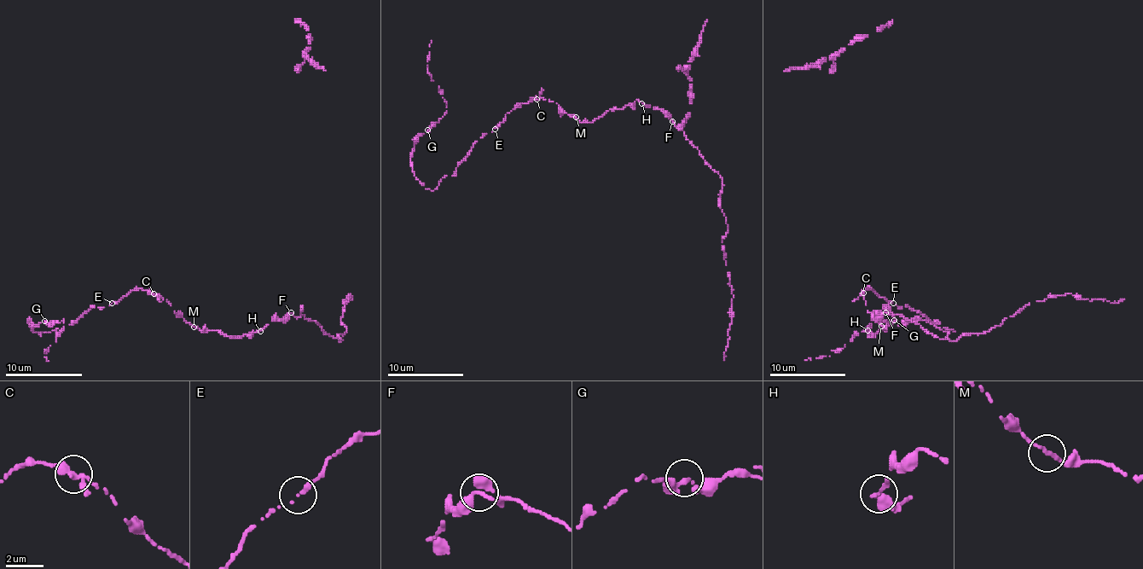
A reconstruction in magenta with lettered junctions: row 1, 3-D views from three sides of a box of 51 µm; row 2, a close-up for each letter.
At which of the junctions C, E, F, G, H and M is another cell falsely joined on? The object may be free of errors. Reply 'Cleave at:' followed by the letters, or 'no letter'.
Cleave at: no letter

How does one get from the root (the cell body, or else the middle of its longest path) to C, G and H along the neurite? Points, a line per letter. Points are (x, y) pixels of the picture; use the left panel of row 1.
C: (194, 327), (178, 315), (167, 299), (153, 294)
G: (194, 327), (167, 299), (140, 288), (92, 307), (64, 330), (35, 332), (27, 321), (44, 321)
H: (194, 327), (200, 330), (220, 330), (228, 336), (243, 336), (260, 330)

